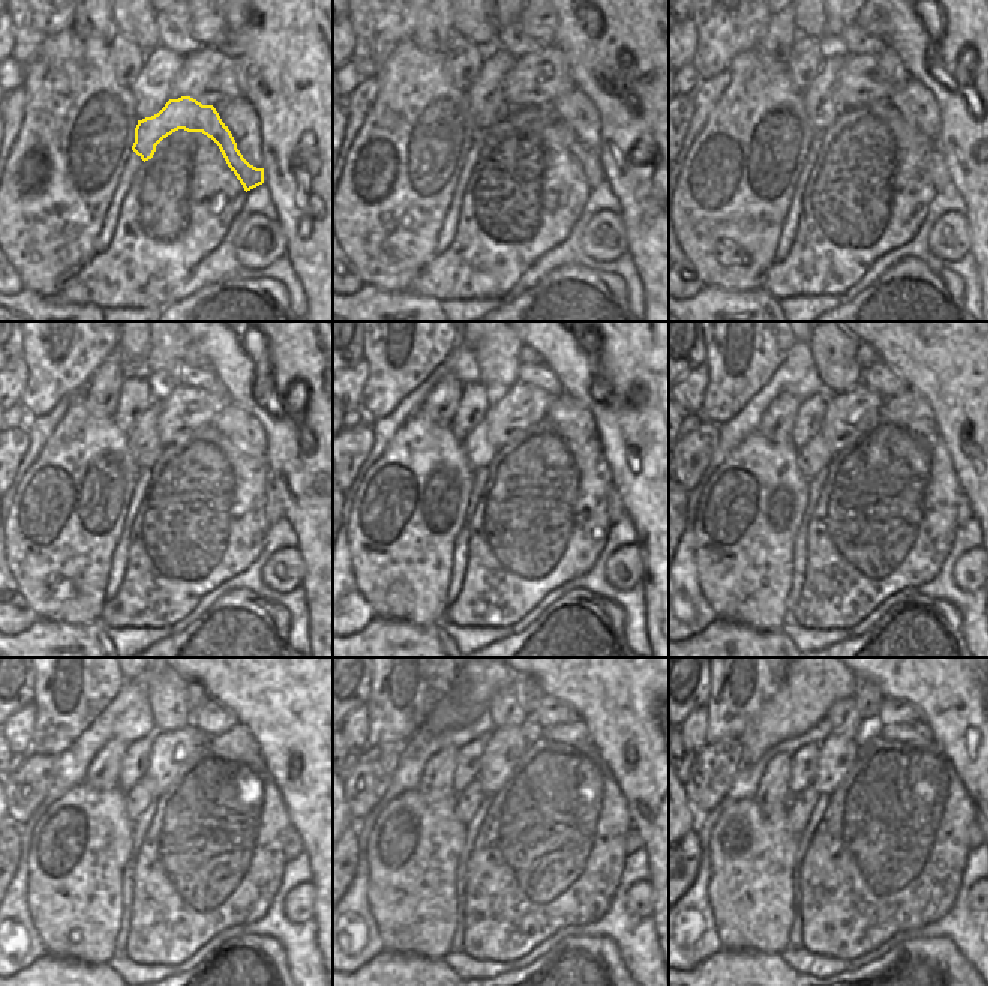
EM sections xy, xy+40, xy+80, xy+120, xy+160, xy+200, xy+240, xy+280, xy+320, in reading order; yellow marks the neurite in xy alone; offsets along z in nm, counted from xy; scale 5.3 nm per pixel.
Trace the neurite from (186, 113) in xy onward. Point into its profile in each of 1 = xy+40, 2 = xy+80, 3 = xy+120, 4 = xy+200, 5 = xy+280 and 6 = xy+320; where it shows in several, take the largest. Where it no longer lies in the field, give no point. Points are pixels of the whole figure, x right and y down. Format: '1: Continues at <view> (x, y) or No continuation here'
1: Continues at xy+40 (589, 161)
2: Continues at xy+80 (936, 165)
3: Continues at xy+120 (273, 511)
4: Continues at xy+200 (961, 508)
5: Continues at xy+280 (631, 842)
6: Continues at xy+320 (973, 833).

